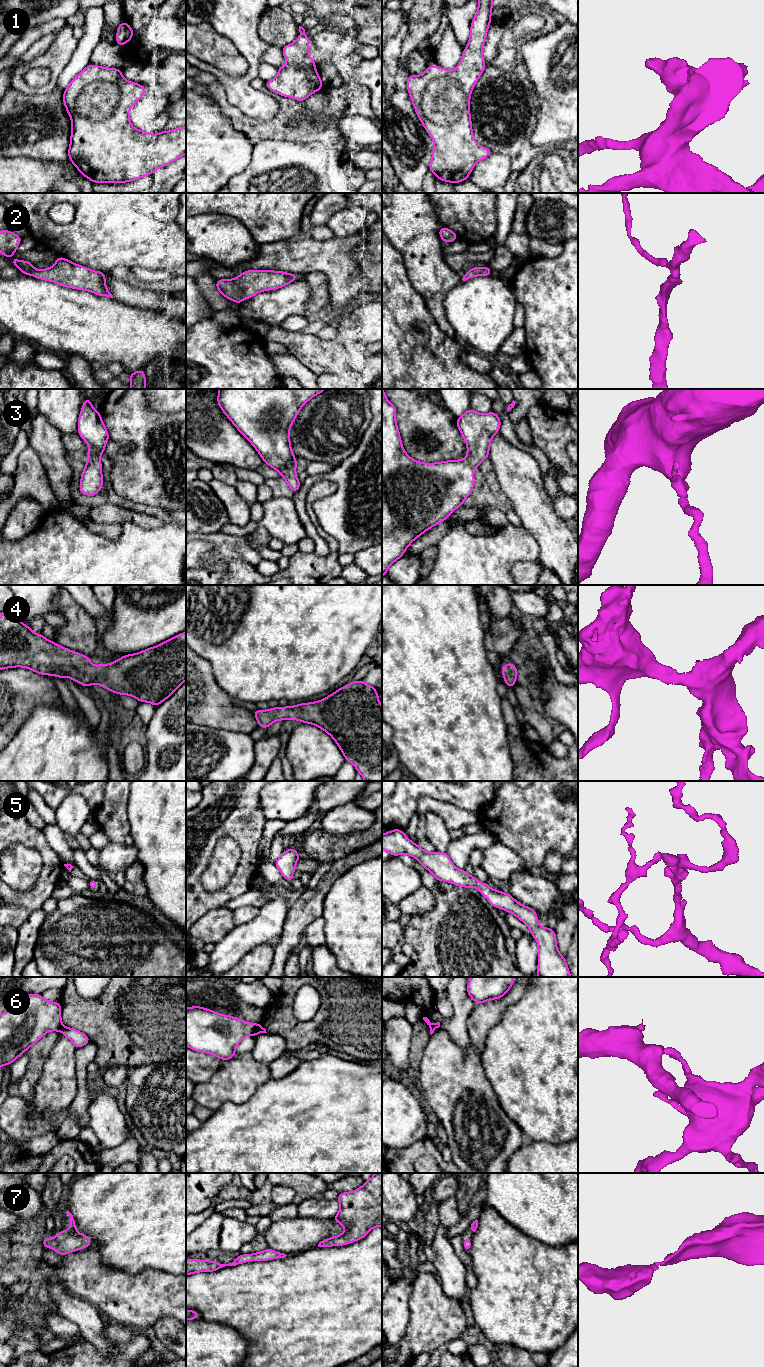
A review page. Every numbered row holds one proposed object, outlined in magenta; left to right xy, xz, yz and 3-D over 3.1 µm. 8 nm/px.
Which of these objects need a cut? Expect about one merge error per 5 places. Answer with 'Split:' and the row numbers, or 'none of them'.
Split: 6

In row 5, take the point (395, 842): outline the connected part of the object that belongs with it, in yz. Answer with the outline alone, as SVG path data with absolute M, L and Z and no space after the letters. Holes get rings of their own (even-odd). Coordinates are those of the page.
M393 829L382 834L382 849L392 856L408 854L430 871L437 881L450 882L456 886L476 887L495 908L514 914L525 923L538 944L537 977L571 977L565 957L557 948L556 932L538 924L536 911L517 902L509 893L493 890L479 882L465 869L456 868L446 852L426 852L406 837L403 830Z

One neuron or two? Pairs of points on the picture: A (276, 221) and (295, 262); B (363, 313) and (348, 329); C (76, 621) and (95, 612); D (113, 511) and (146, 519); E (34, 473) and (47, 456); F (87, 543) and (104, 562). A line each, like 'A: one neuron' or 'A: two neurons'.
A: two neurons
B: one neuron
C: two neurons
D: one neuron
E: two neurons
F: one neuron

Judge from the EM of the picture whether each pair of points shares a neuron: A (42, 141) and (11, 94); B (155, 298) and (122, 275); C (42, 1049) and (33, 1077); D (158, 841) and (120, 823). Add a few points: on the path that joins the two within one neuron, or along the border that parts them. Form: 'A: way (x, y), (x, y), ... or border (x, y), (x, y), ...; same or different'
A: way (38, 129), (17, 106); same
B: border (119, 280), (143, 289), (164, 293); different
C: way (37, 1056), (34, 1070); same
D: border (127, 804), (127, 820), (130, 832); different

